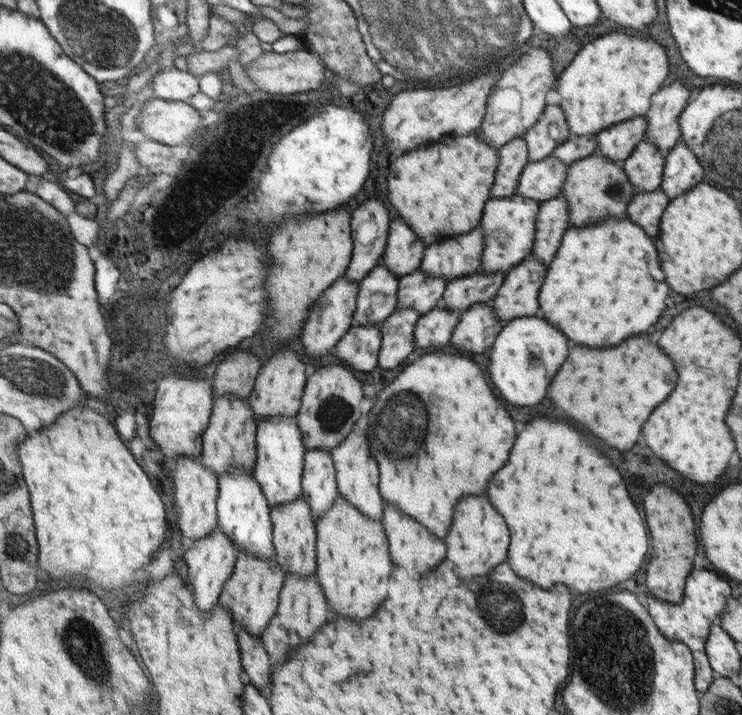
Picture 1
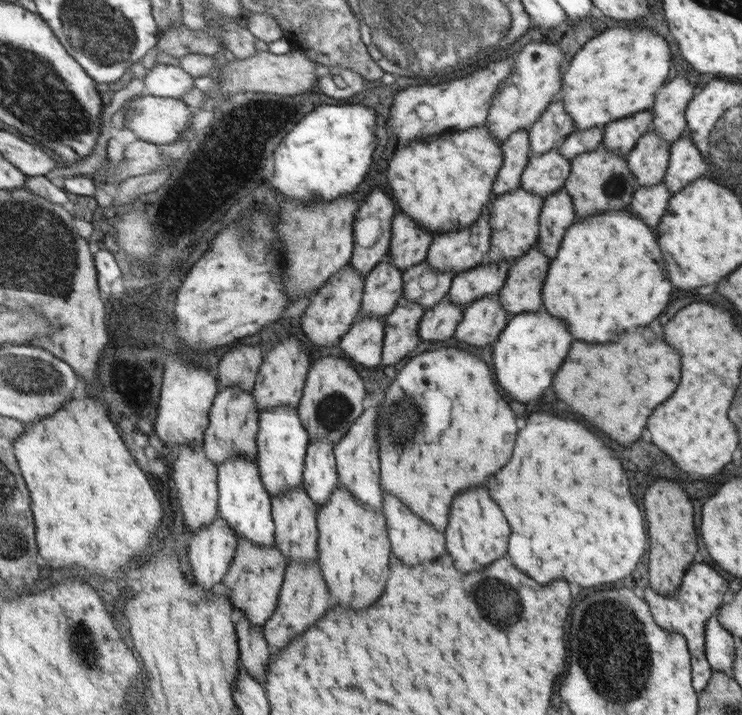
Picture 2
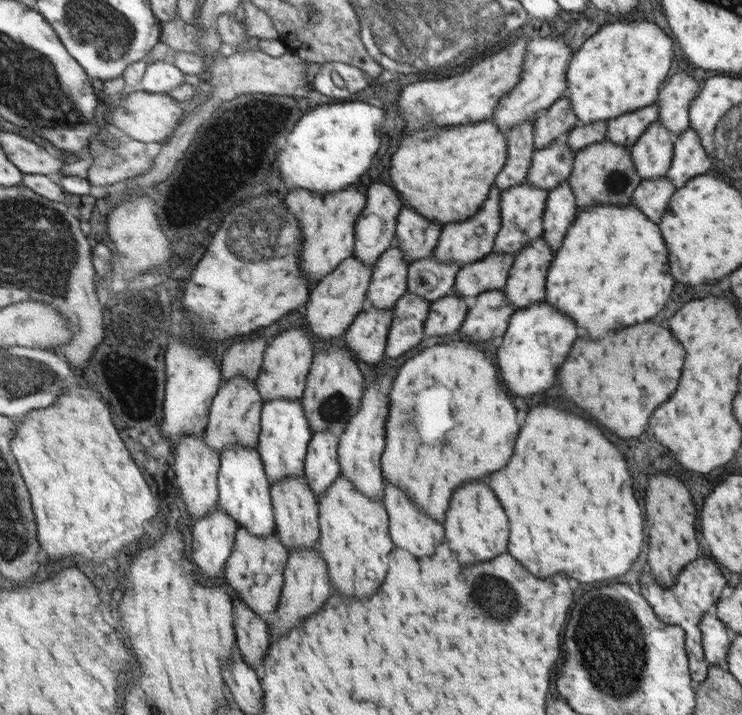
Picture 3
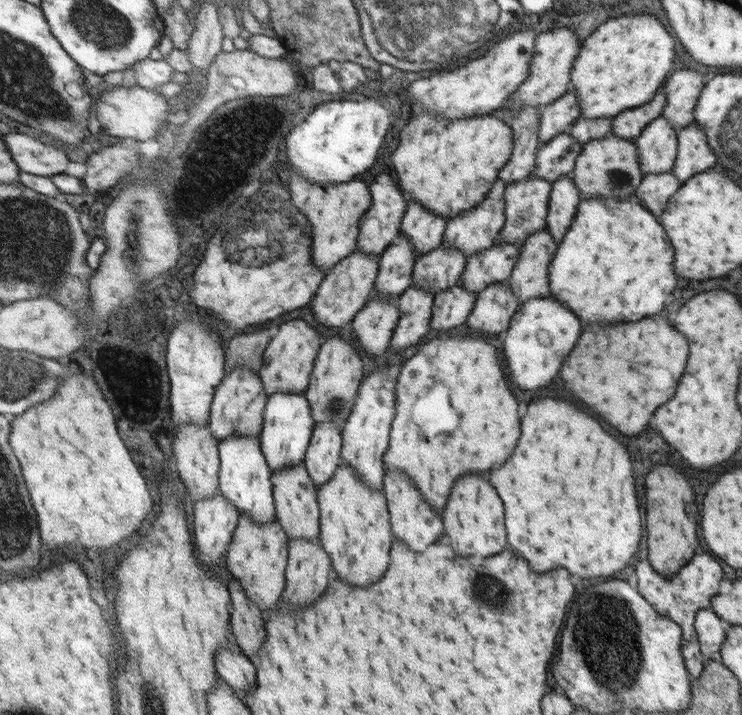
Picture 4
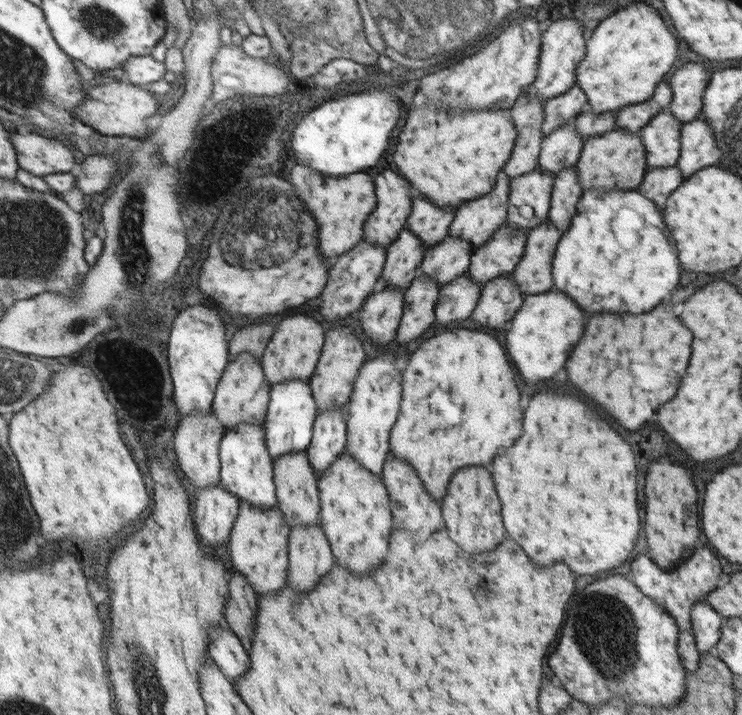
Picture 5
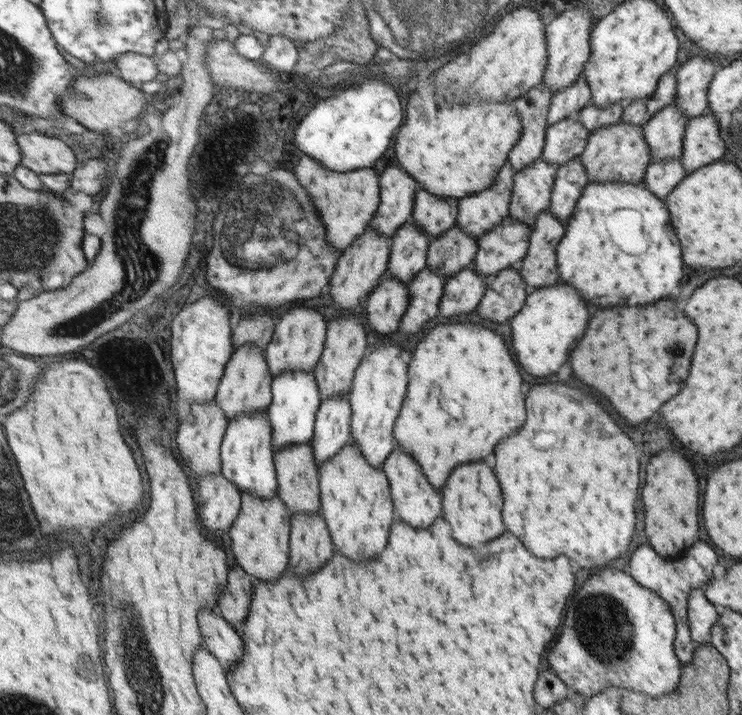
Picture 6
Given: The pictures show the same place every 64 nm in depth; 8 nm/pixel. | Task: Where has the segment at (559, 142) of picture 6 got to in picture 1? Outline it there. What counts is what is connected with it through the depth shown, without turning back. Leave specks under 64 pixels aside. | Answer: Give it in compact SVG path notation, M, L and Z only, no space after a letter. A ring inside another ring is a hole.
M554 154L529 162L519 178L516 193L522 198L532 198L542 202L556 198L562 192L564 181L567 180L568 165L554 158Z

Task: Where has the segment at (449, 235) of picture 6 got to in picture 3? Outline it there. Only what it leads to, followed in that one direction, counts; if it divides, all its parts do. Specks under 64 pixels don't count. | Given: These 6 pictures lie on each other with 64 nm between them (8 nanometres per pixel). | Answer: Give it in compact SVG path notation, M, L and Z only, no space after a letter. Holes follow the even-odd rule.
M434 254L427 256L409 266L407 292L430 303L437 302L453 291L460 270L455 263L438 263Z

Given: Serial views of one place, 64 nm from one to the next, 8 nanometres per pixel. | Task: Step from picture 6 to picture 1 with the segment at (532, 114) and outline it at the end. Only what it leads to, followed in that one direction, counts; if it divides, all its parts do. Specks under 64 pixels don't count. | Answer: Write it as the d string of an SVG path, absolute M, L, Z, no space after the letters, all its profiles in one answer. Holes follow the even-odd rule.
M524 135L512 138L504 146L497 149L498 167L496 167L496 182L492 188L492 198L512 196L516 193L520 175L528 164L528 148Z

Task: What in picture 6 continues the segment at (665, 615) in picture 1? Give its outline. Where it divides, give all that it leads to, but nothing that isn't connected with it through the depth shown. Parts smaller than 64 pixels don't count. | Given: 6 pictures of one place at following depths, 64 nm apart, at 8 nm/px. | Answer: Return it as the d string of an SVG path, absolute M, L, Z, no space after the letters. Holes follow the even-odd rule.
M694 542L694 545L682 554L679 558L670 558L664 560L656 554L656 550L650 544L638 546L630 556L630 574L632 578L640 584L647 587L648 590L656 592L668 602L668 606L674 612L674 617L678 620L678 633L675 639L675 652L679 655L682 664L688 664L695 658L695 646L691 637L691 630L688 622L687 608L688 598L692 590L703 590L704 586L708 586L708 582L712 582L714 578L714 566L718 564L718 556L716 552L704 544L704 542ZM712 574L712 576L710 576Z

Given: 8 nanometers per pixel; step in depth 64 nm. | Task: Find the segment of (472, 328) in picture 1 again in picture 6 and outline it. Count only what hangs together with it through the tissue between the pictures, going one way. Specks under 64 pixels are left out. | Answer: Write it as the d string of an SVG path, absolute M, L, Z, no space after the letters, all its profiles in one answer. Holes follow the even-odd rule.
M518 265L512 269L505 269L488 278L482 304L477 306L477 316L503 323L514 317L526 304L530 291L527 284L520 277Z

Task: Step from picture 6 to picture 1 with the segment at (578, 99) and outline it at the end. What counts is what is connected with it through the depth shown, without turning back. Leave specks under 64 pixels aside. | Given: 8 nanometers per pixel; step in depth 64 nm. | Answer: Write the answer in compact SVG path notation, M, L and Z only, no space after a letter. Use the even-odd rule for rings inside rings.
M558 104L548 105L538 124L524 134L528 148L528 161L538 162L553 154L553 150L570 139L570 126L566 114Z

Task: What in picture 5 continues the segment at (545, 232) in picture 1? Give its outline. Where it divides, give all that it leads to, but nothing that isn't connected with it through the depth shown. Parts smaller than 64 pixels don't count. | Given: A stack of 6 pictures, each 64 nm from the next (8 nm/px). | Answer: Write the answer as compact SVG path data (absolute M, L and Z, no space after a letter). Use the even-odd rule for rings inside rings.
M575 167L562 169L555 175L549 220L562 234L571 226L572 218L575 218L578 212L583 191L578 170Z

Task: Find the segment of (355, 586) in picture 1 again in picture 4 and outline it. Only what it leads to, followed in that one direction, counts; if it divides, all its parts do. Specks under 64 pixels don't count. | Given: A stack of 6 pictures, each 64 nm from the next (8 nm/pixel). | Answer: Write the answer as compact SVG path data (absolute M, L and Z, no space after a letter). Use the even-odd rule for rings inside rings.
M342 464L335 478L319 488L319 501L321 536L324 536L324 546L330 552L340 578L360 588L378 582L388 568L388 552L392 546L390 514L384 490L368 488L350 464Z

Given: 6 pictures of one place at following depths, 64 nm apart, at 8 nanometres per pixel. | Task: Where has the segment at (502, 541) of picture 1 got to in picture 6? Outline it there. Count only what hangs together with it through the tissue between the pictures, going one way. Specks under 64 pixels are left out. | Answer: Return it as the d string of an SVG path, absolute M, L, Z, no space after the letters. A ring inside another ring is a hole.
M474 462L468 466L460 466L460 470L452 474L448 490L444 490L444 518L446 522L452 522L452 534L456 534L456 542L478 548L480 544L498 538L506 530L500 510L502 510L500 486L490 466L486 466L484 462Z

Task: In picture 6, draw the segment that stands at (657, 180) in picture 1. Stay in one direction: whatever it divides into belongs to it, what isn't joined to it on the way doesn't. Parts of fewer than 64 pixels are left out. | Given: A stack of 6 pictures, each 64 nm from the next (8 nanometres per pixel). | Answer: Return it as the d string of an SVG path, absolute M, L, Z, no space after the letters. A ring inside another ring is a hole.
M678 102L664 106L644 125L644 138L652 148L651 162L672 160L683 156L688 118L678 108Z

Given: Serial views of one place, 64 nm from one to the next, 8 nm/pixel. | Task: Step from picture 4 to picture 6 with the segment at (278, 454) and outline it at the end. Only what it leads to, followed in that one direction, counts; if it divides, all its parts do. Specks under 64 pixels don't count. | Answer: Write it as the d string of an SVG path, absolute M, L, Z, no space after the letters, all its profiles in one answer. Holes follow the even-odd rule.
M294 370L286 372L282 376L275 377L274 403L269 410L272 428L274 428L275 452L279 453L282 448L294 446L294 444L310 444L315 440L317 418L319 410L323 407L320 382L316 378L316 372L304 372Z

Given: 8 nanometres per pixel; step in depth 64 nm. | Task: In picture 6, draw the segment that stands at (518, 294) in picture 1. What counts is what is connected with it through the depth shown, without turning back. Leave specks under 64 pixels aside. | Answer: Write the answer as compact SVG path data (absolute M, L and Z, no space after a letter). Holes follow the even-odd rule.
M544 210L539 217L536 218L536 222L532 226L532 232L529 238L529 247L525 258L518 265L520 277L527 284L528 291L536 291L540 288L547 288L556 284L559 280L559 275L556 269L556 249L558 243L565 233L565 224L558 220L552 210Z

